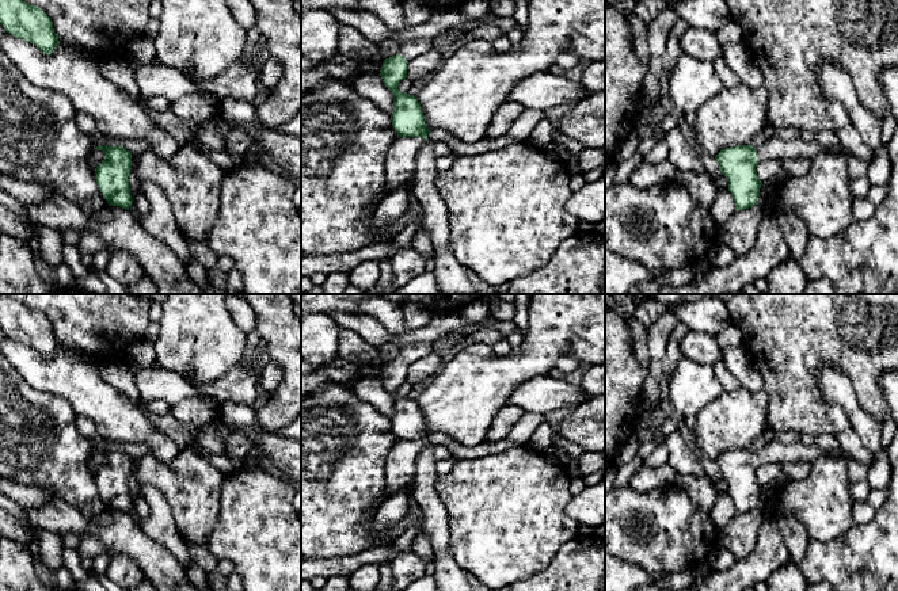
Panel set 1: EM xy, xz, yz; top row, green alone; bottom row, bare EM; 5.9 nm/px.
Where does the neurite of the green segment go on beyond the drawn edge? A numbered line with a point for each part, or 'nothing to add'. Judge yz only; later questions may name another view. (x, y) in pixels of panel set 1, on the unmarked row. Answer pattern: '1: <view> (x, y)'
1: yz (777, 453)

